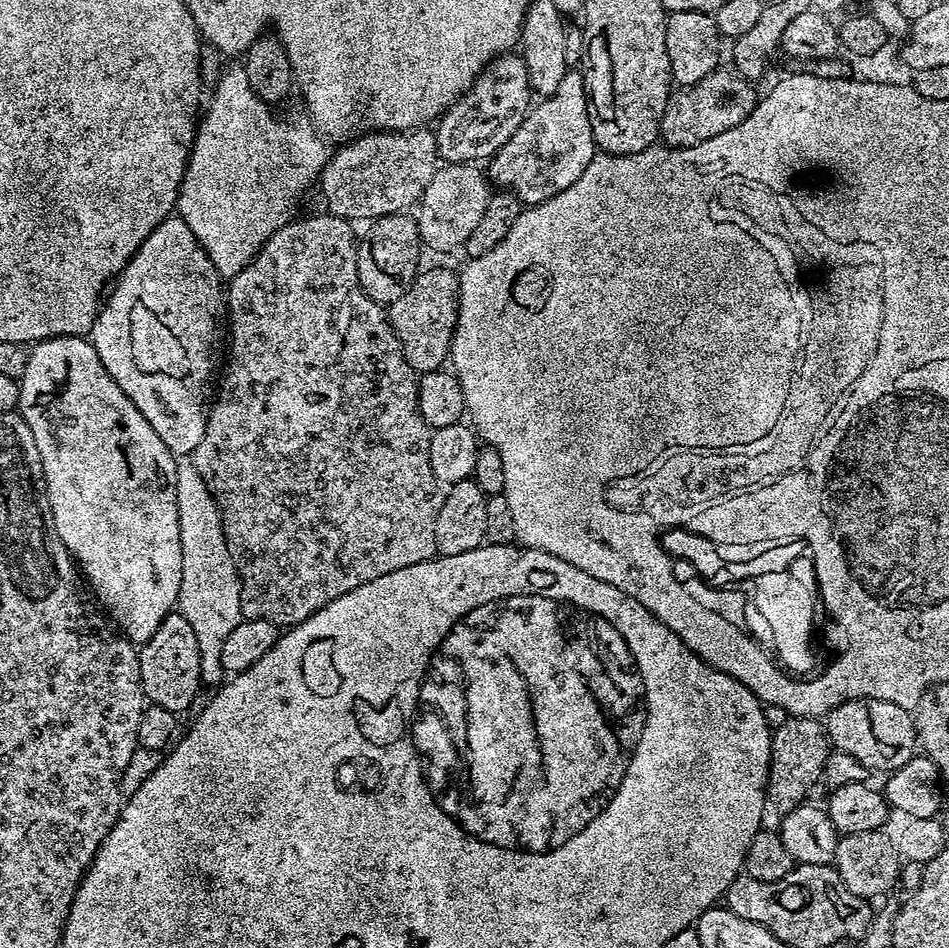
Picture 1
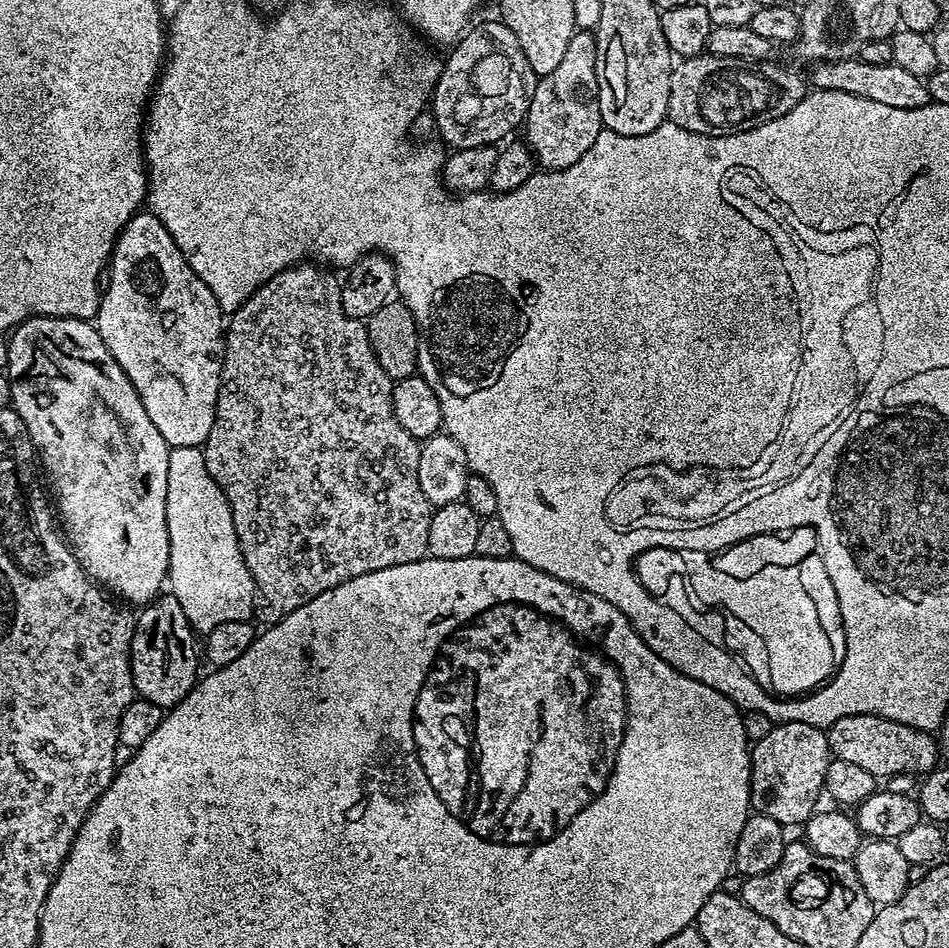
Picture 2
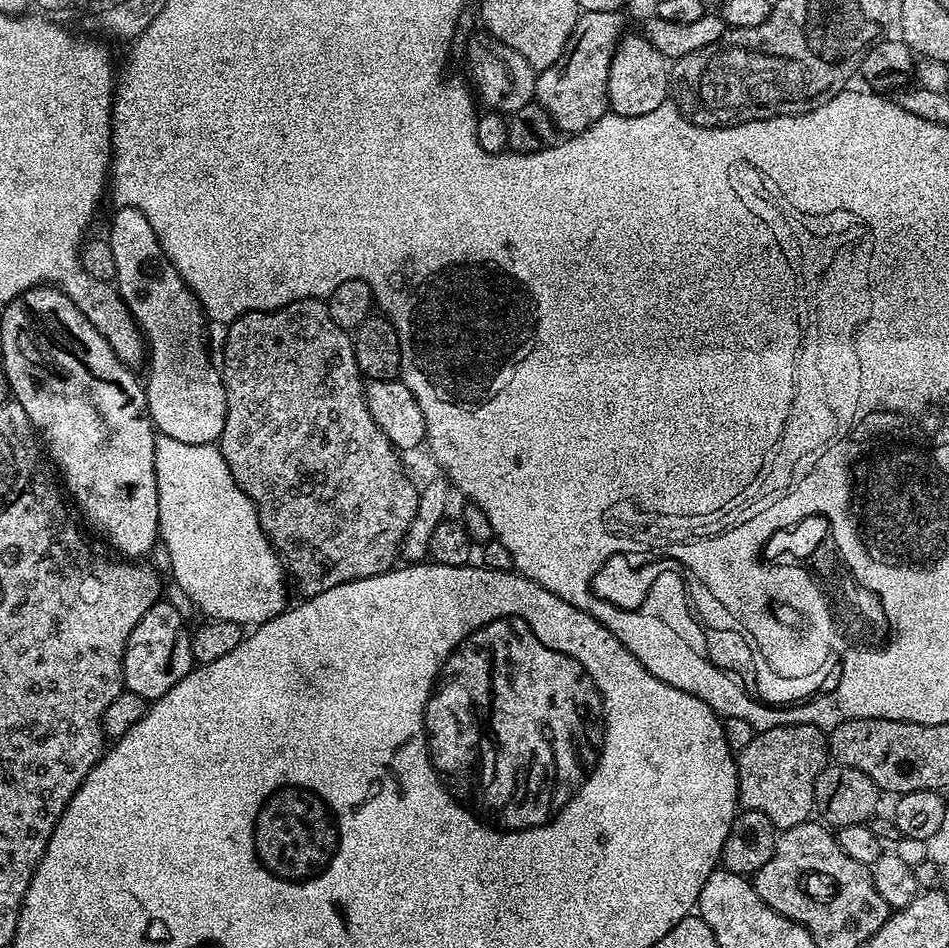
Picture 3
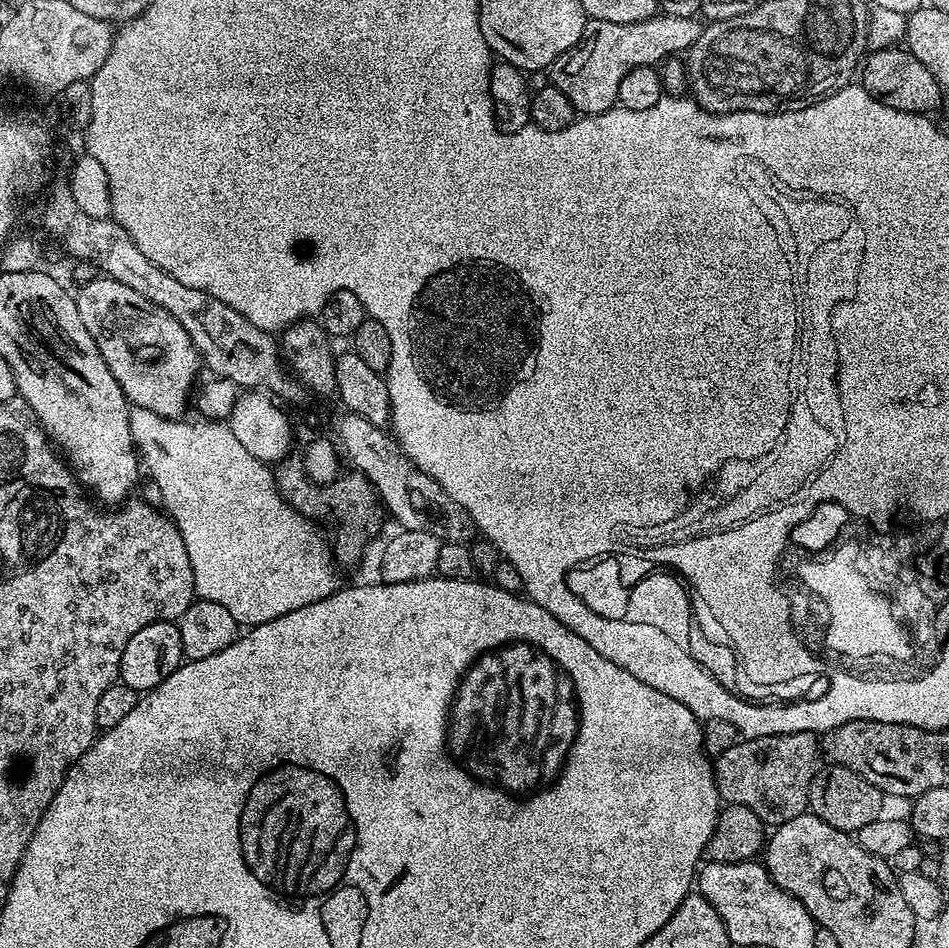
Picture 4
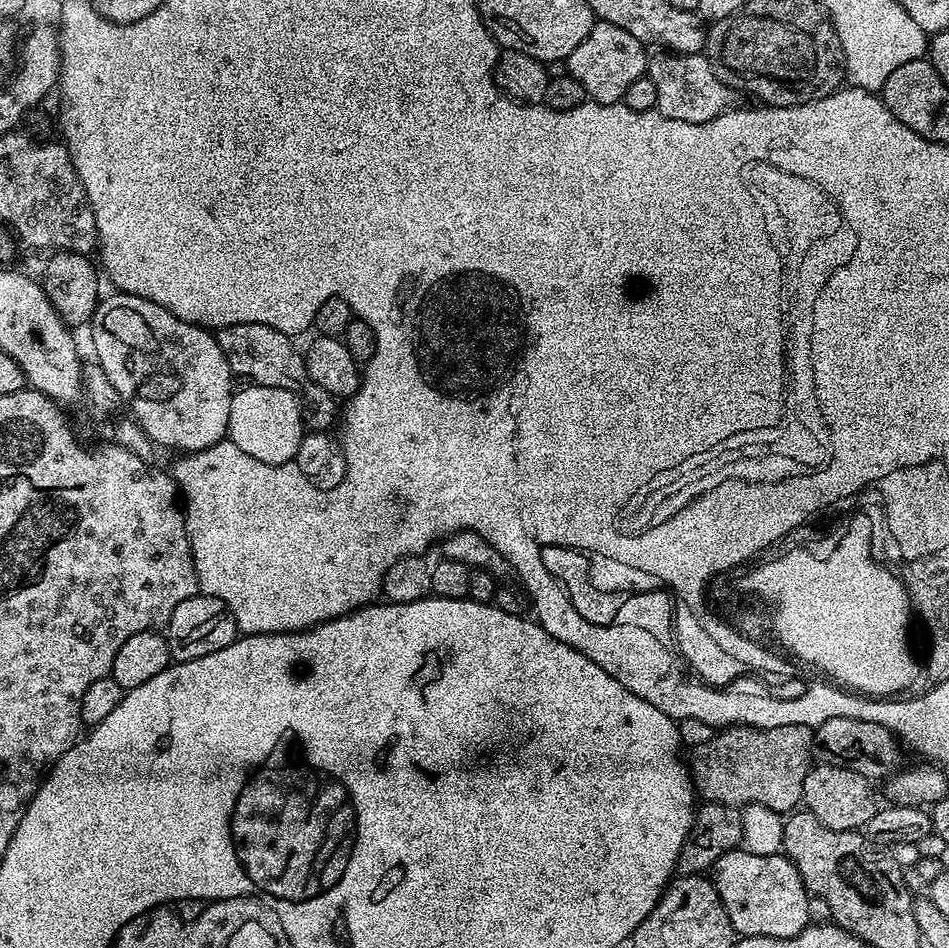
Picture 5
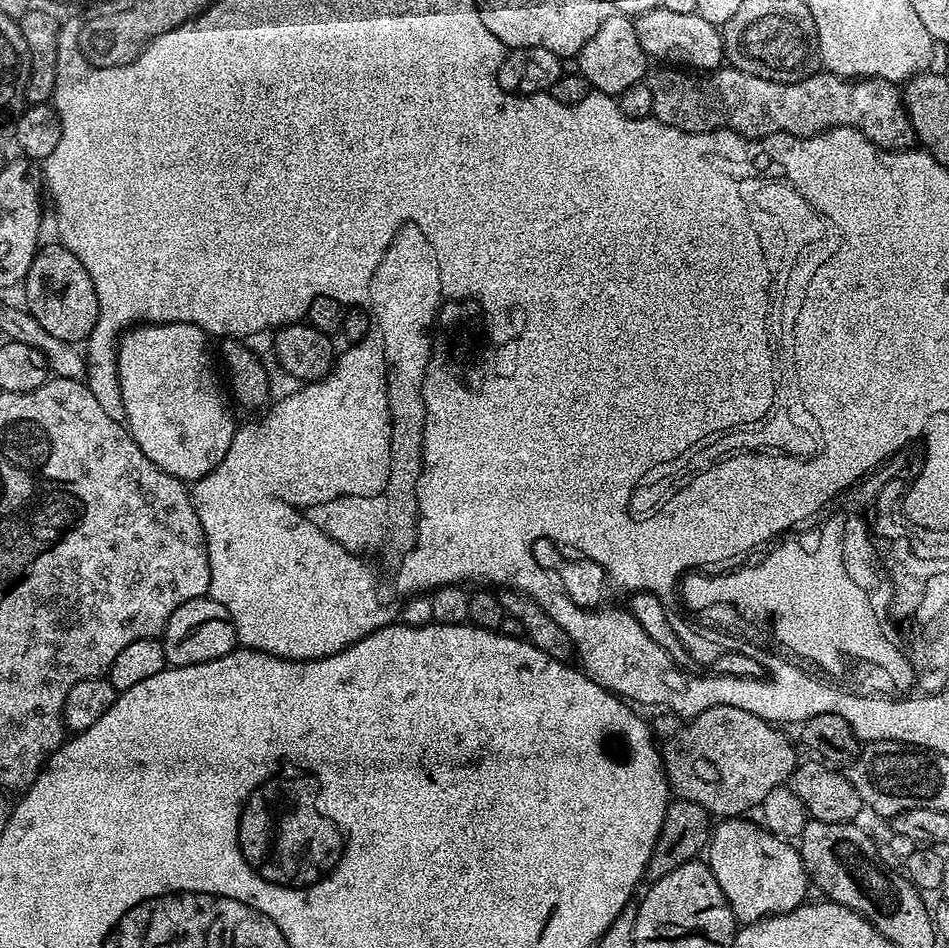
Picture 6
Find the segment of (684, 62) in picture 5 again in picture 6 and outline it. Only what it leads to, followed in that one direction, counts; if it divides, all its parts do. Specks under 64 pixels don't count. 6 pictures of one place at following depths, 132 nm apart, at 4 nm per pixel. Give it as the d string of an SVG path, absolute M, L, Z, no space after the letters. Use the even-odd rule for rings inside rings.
M656 66L647 73L646 83L650 94L654 94L652 116L666 126L674 126L687 132L713 132L725 128L750 140L761 140L764 136L779 132L813 136L819 132L829 132L832 128L857 128L878 147L901 150L913 147L916 140L908 112L904 108L901 89L886 80L844 79L829 74L817 74L805 76L798 82L783 84L746 74L731 66L721 66L711 72L685 70L679 66Z

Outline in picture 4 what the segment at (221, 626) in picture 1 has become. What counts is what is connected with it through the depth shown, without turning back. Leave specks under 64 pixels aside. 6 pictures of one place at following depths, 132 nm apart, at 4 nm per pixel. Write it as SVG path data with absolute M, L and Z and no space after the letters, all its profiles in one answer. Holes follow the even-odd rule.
M143 410L142 418L144 424L137 423L132 429L132 438L136 445L136 451L143 467L152 475L152 480L156 483L156 488L160 491L159 503L163 511L176 523L176 528L180 531L182 542L186 542L186 554L190 554L190 566L194 570L194 586L196 595L201 600L218 602L218 606L226 606L230 614L240 626L255 626L274 622L274 618L282 618L282 614L290 614L294 610L302 610L302 606L310 606L314 602L322 602L331 592L335 592L338 587L336 581L336 568L334 563L334 552L324 541L324 536L319 532L317 525L308 517L303 516L297 508L293 508L283 496L280 495L276 487L276 477L273 471L266 467L266 464L256 457L252 457L242 448L234 436L233 430L223 420L209 420L196 418L191 424L188 418L169 418L154 414L152 410Z

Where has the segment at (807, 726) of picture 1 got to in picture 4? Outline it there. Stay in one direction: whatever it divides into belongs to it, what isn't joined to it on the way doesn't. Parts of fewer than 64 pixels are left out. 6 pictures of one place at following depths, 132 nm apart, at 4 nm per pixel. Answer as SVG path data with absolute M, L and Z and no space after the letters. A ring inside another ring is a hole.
M811 732L744 738L715 757L716 789L725 805L746 806L768 826L785 824L808 808L808 787L821 767L822 744Z

